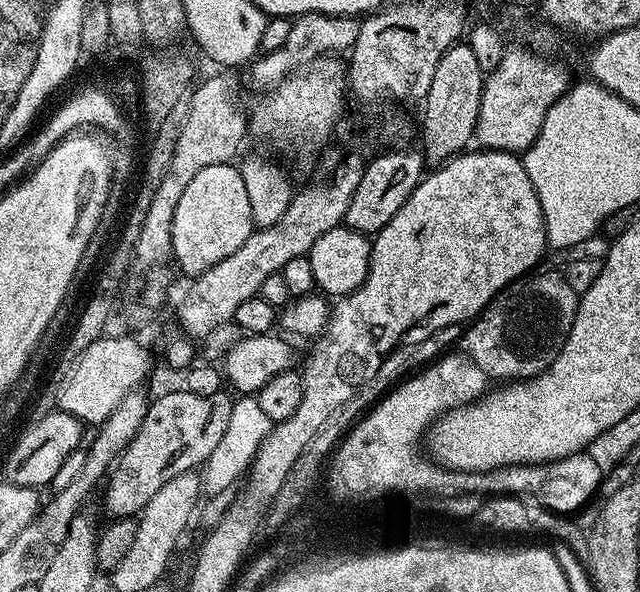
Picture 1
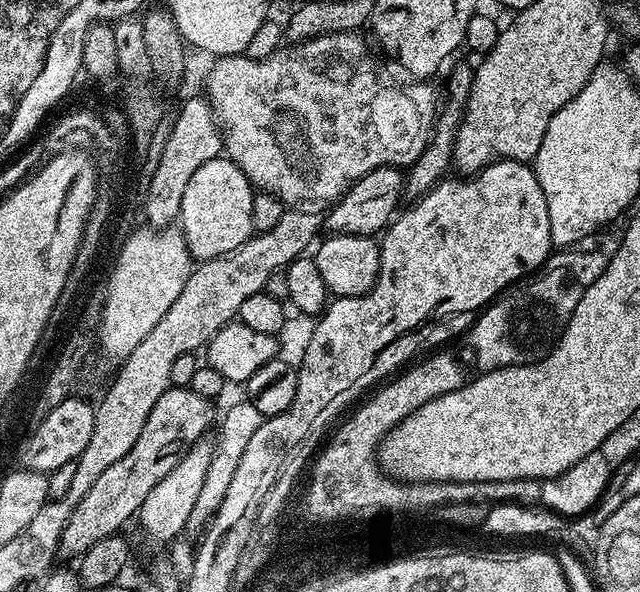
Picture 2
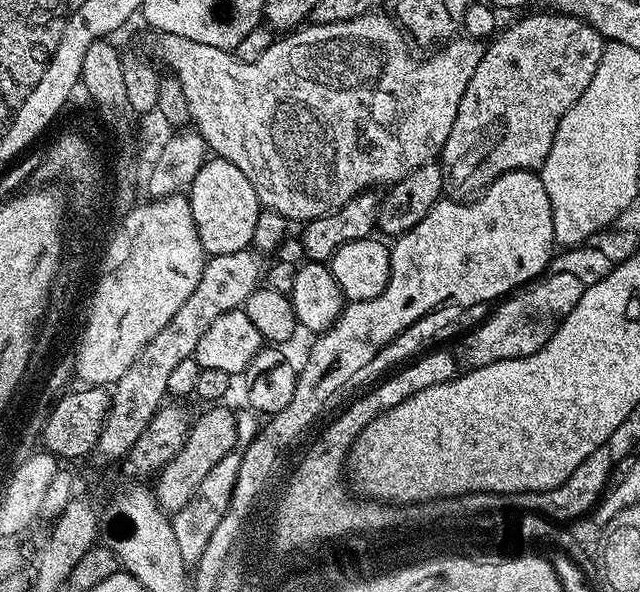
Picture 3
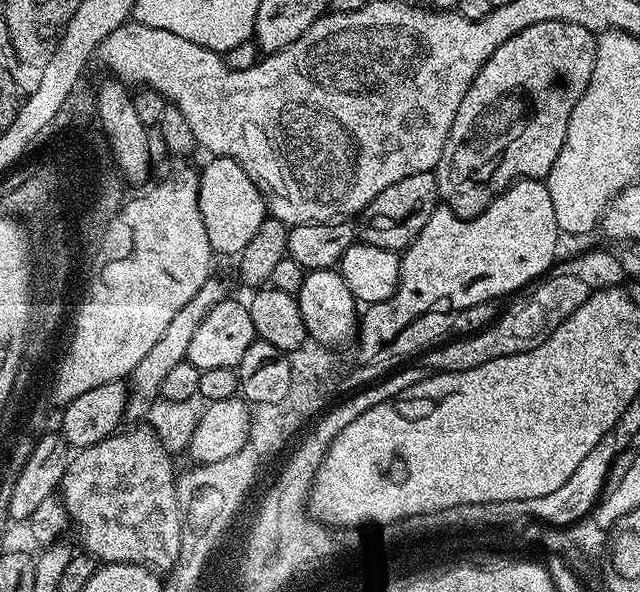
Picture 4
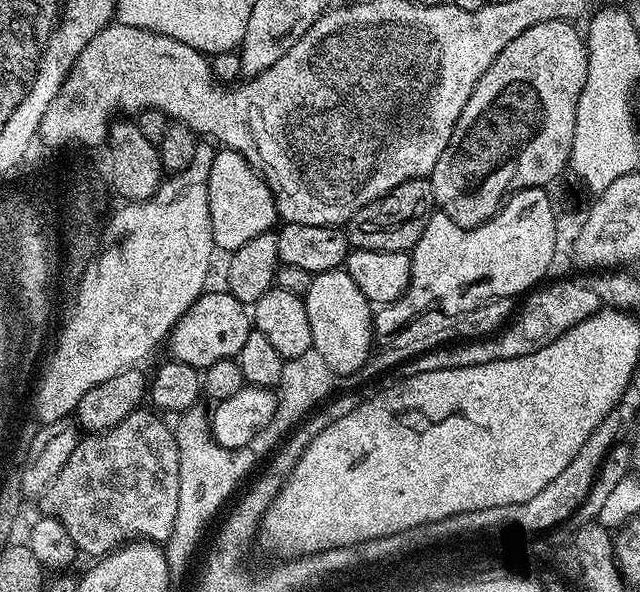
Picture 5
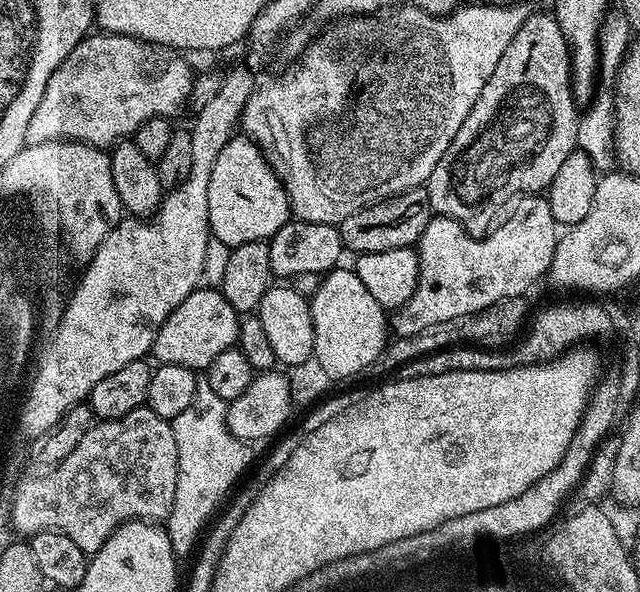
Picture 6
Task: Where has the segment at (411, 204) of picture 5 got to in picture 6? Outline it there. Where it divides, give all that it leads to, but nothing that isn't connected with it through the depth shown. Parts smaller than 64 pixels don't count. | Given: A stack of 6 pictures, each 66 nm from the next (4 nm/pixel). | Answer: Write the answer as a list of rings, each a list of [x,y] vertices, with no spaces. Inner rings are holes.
[[[421,186],[400,192],[388,200],[381,200],[361,211],[356,211],[344,218],[338,227],[345,251],[357,256],[362,253],[377,253],[381,250],[407,248],[415,245],[431,217],[429,194],[427,189]]]

